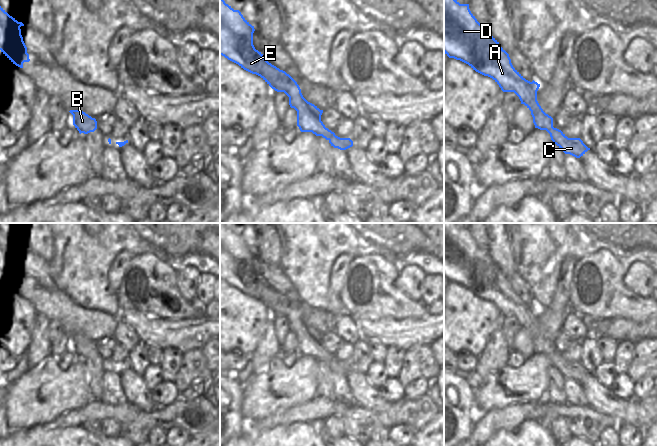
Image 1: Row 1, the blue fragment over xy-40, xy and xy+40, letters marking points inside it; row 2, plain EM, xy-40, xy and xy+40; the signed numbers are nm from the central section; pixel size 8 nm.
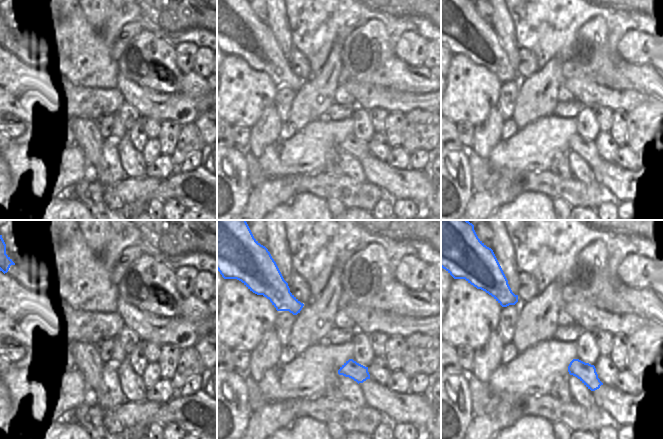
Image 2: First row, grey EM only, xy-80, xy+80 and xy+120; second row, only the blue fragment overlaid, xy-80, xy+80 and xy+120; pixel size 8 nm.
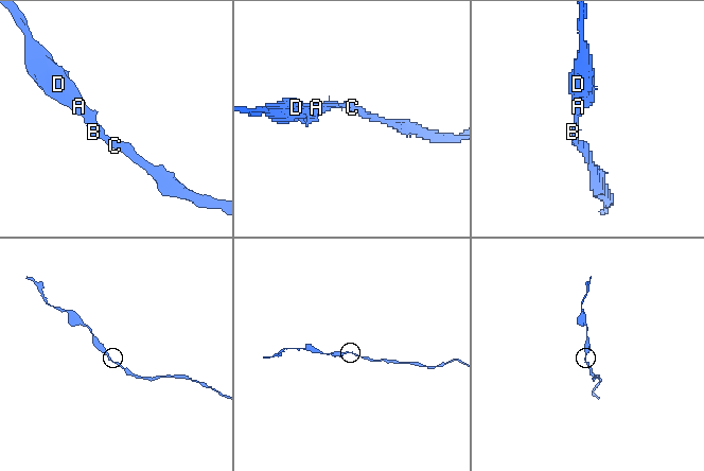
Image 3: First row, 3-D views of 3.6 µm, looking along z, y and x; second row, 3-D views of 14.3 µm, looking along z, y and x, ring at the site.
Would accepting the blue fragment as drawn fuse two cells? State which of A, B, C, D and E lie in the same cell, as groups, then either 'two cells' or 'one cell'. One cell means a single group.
A B C D E | one cell

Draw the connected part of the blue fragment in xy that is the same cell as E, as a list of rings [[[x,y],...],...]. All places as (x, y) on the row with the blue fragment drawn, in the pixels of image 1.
[[[220,0],[220,55],[238,64],[244,70],[260,76],[272,89],[284,92],[289,97],[289,105],[297,111],[297,126],[301,132],[312,132],[316,136],[322,136],[329,141],[331,146],[340,150],[346,150],[353,146],[350,138],[340,138],[334,132],[325,127],[321,121],[323,110],[308,102],[302,95],[297,82],[285,71],[269,63],[263,54],[253,45],[253,33],[255,29],[241,14],[231,6]]]

